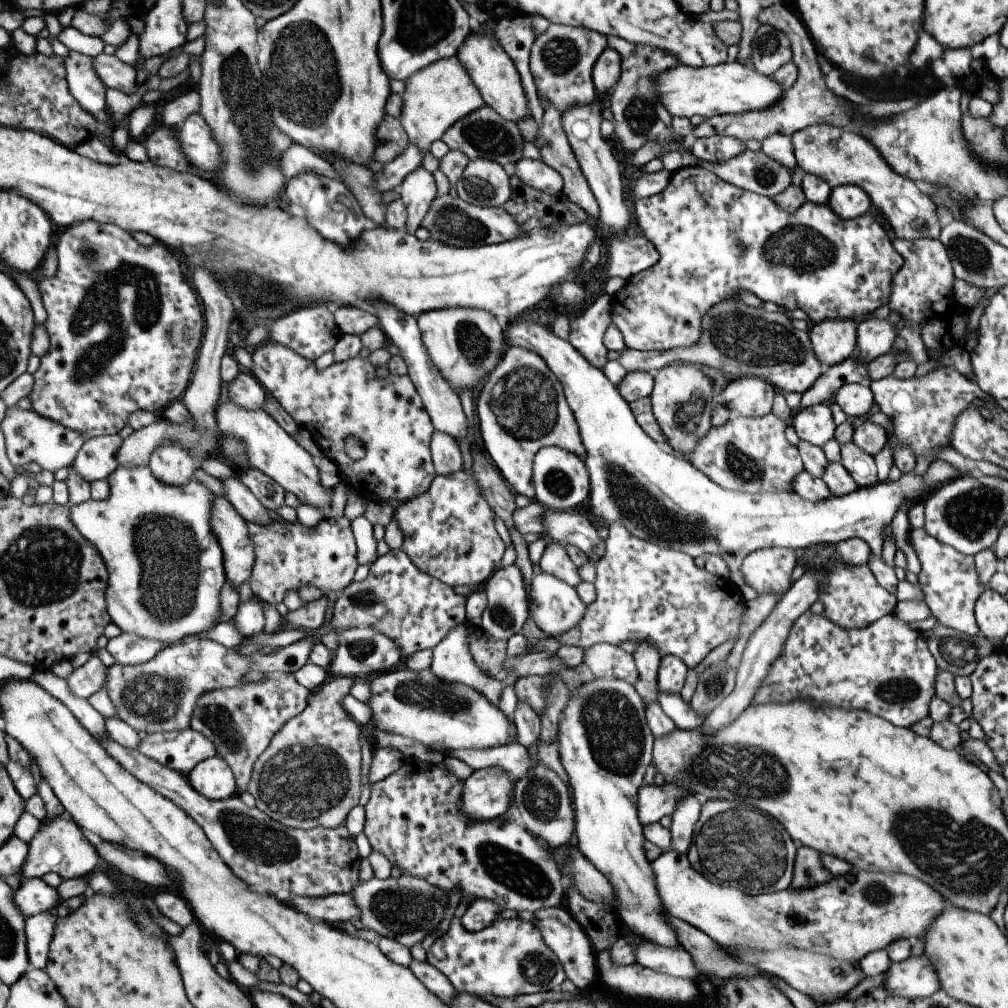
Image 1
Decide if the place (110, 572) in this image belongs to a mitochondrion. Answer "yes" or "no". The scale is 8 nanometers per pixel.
no

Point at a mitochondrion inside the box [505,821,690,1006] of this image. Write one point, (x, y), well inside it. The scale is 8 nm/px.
(537, 969)

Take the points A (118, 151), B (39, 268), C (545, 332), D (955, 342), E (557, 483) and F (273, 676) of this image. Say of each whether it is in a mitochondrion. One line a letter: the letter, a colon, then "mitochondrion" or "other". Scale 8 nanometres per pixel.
A: other
B: other
C: other
D: other
E: mitochondrion
F: other

